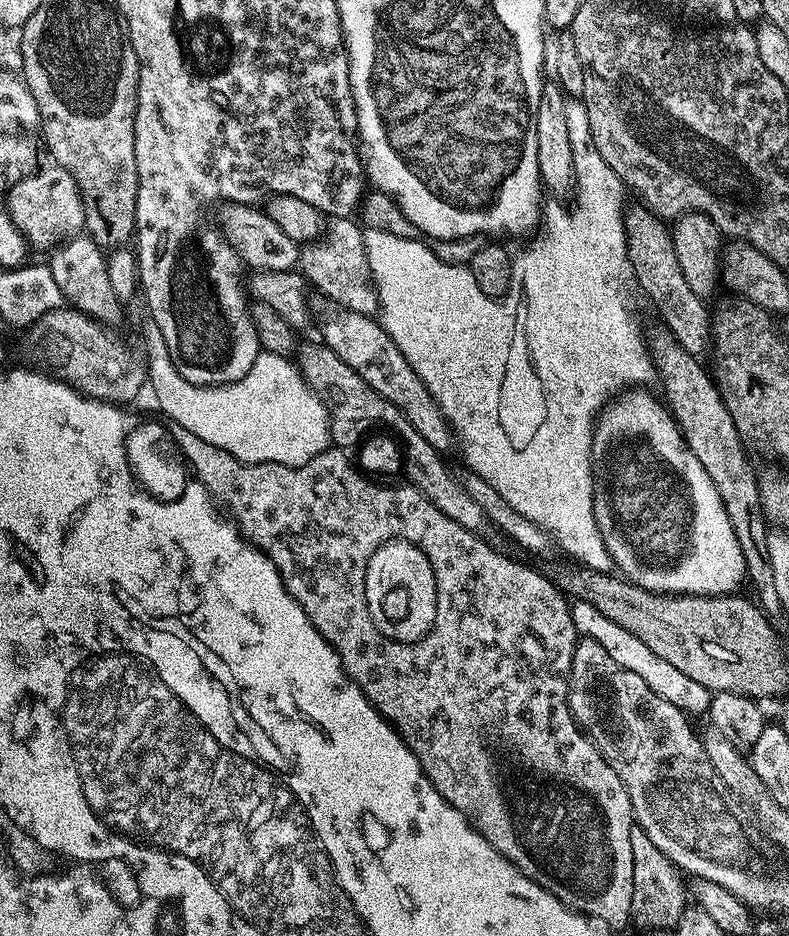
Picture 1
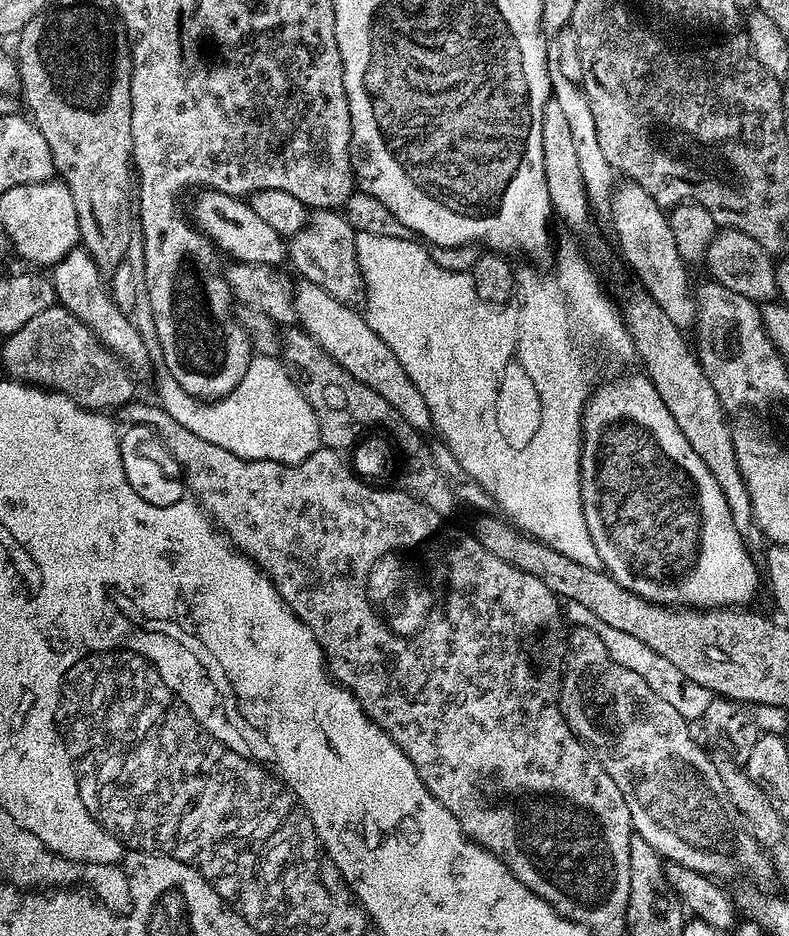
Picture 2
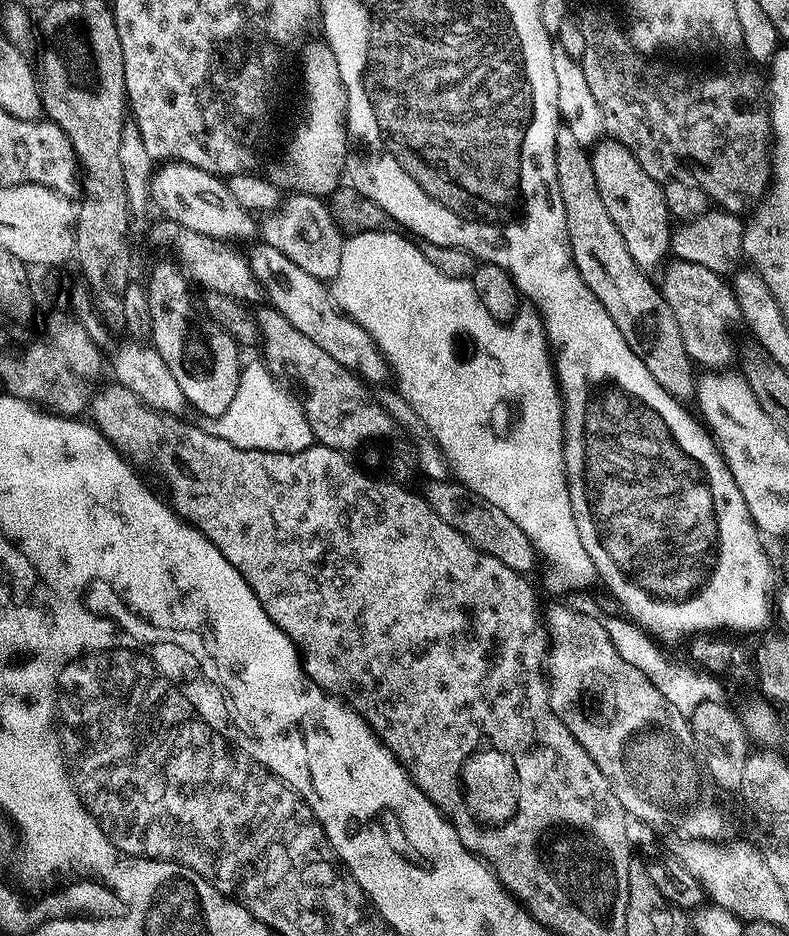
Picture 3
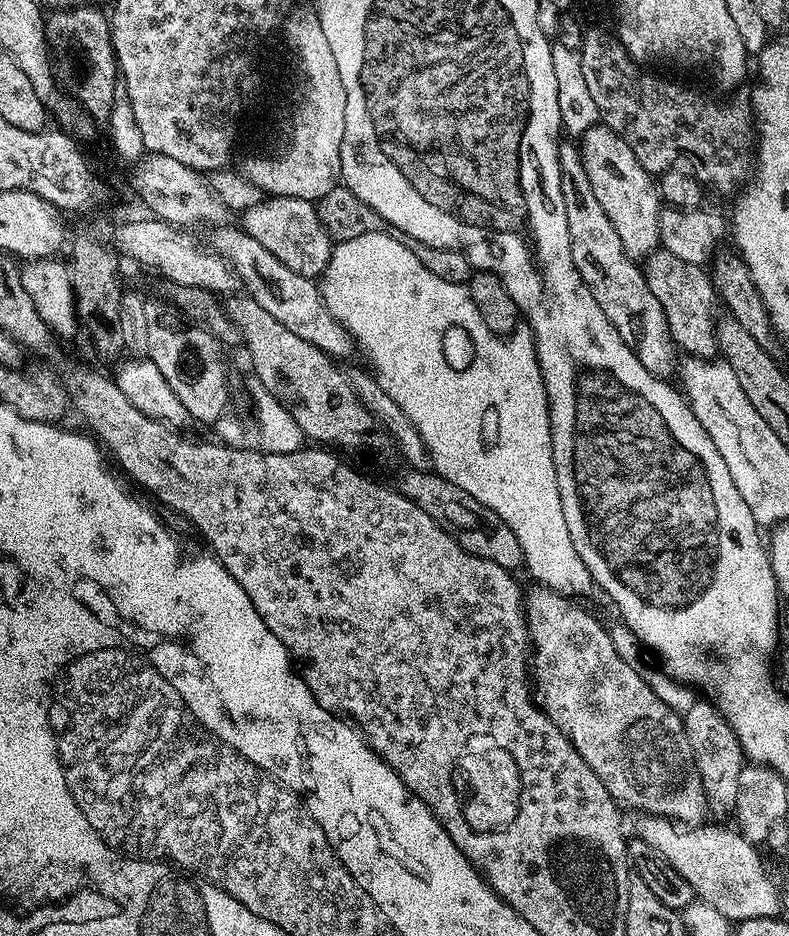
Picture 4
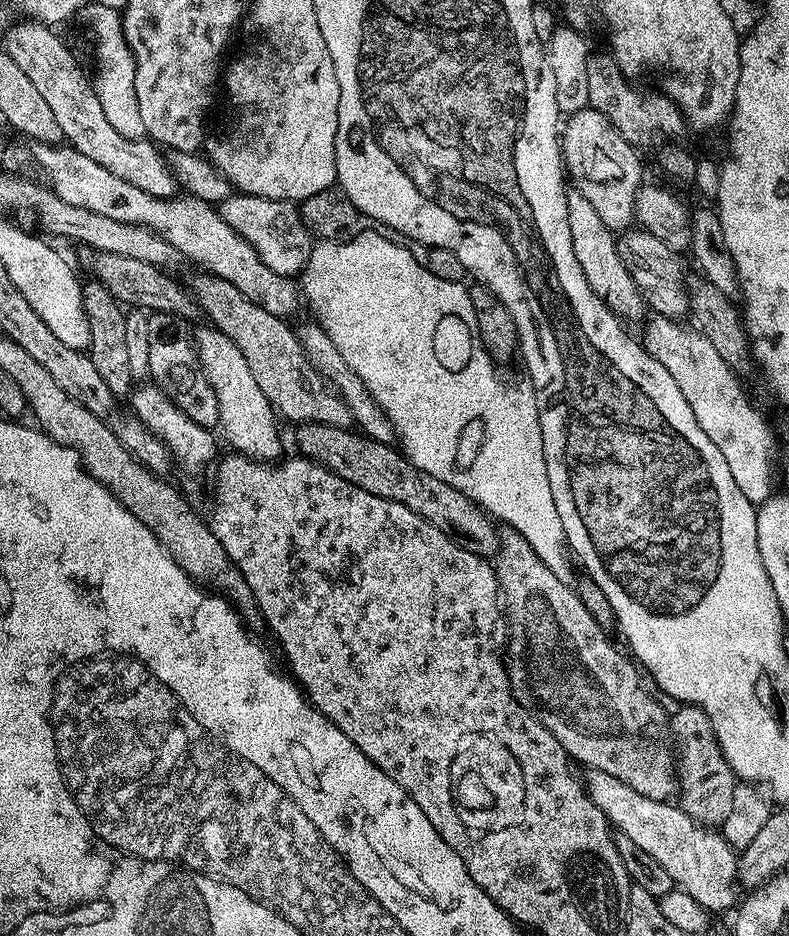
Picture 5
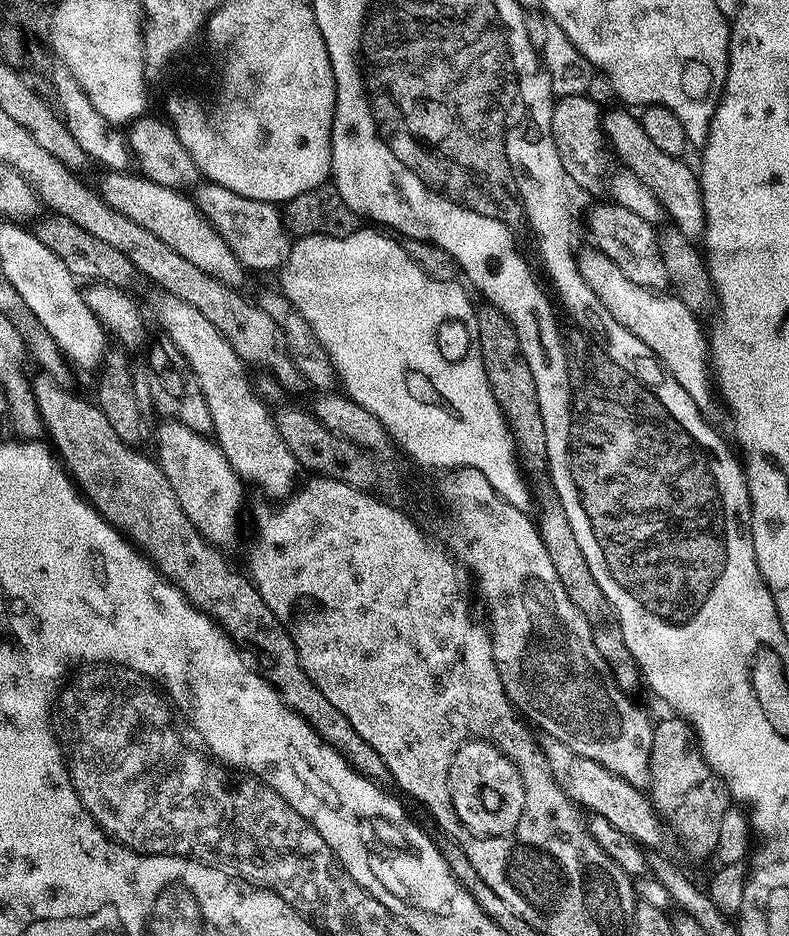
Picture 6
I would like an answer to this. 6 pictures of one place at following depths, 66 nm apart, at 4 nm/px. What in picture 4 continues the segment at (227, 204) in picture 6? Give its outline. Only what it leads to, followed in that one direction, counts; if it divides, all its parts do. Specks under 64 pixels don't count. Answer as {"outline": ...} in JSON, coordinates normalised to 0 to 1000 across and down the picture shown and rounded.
{"outline":[[[346,209],[331,212],[326,218],[307,228],[307,245],[322,259],[332,259],[352,280],[362,280],[368,288],[384,295],[409,296],[421,275],[423,257],[408,241],[397,215],[371,209]]]}

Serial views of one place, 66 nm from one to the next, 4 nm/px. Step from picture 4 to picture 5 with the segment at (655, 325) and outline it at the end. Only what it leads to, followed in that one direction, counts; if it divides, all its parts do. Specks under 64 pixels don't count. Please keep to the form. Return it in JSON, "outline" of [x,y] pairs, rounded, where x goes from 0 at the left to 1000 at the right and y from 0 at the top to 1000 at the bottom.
{"outline":[[[729,203],[720,207],[720,236],[722,237],[722,259],[728,259],[728,271],[733,275],[733,284],[738,284],[738,293],[743,293],[743,301],[748,301],[748,310],[763,318],[763,323],[787,343],[806,342],[819,333],[819,322],[811,307],[804,301],[798,288],[788,280],[781,266],[782,253],[763,237],[762,231],[753,225],[753,220]]]}

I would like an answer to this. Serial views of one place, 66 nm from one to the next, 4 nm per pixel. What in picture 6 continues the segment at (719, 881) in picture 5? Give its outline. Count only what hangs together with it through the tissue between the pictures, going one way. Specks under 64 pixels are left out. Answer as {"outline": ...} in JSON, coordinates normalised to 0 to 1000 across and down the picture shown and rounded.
{"outline":[[[695,788],[688,792],[687,798],[705,838],[712,840],[712,844],[729,859],[734,859],[741,869],[768,874],[768,878],[776,879],[782,887],[788,887],[788,891],[798,891],[798,895],[807,897],[817,907],[831,908],[826,906],[834,905],[840,900],[842,885],[844,889],[843,877],[828,863],[825,854],[812,843],[798,840],[798,835],[783,831],[783,827],[773,827],[773,823],[768,823],[768,818],[758,818],[758,814],[748,814],[748,810],[738,810],[733,806],[728,806],[728,801],[722,801],[722,797],[717,797],[712,793]]]}

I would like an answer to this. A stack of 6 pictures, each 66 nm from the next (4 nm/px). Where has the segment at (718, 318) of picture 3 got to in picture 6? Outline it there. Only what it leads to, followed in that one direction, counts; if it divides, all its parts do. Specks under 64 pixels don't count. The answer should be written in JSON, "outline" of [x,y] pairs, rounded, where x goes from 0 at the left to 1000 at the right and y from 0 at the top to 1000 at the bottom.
{"outline":[[[776,216],[752,224],[745,231],[745,241],[750,246],[759,268],[793,293],[798,301],[809,301],[809,306],[828,310],[842,310],[848,307],[844,280],[840,279],[834,260],[833,245],[824,237],[809,233],[802,225],[791,223],[788,219]]]}

